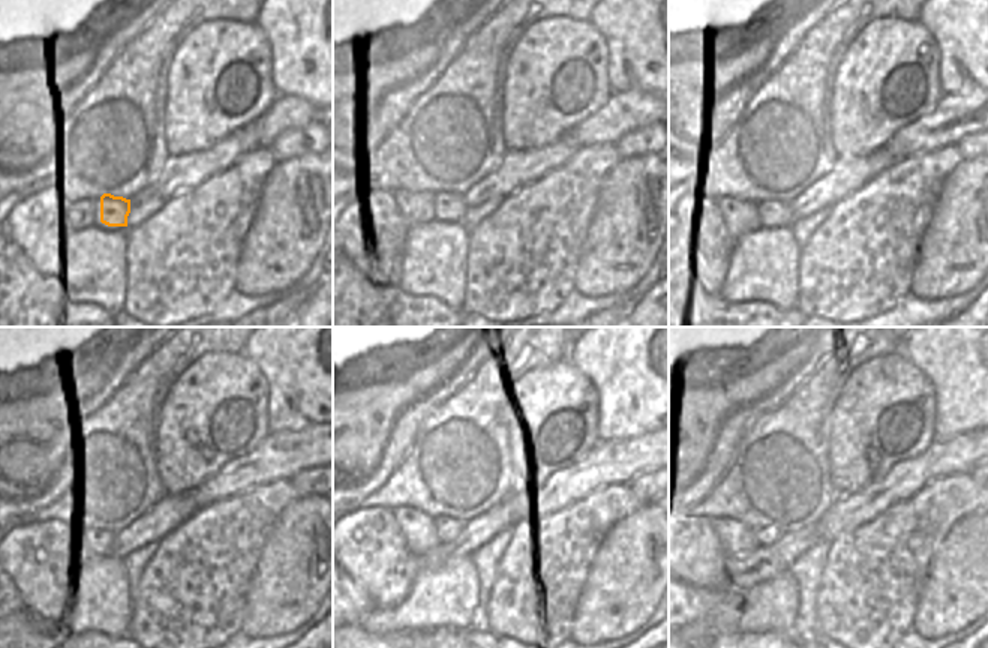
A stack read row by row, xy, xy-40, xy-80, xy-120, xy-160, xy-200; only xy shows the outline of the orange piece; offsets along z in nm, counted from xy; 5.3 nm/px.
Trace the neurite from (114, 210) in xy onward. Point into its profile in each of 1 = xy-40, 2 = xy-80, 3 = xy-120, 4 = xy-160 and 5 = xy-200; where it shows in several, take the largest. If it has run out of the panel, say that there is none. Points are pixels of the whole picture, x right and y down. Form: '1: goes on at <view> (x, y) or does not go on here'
1: goes on at xy-40 (447, 207)
2: goes on at xy-80 (772, 213)
3: goes on at xy-120 (101, 542)
4: goes on at xy-160 (447, 530)
5: goes on at xy-200 (766, 536)

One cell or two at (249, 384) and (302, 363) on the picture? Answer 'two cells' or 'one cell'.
two cells

